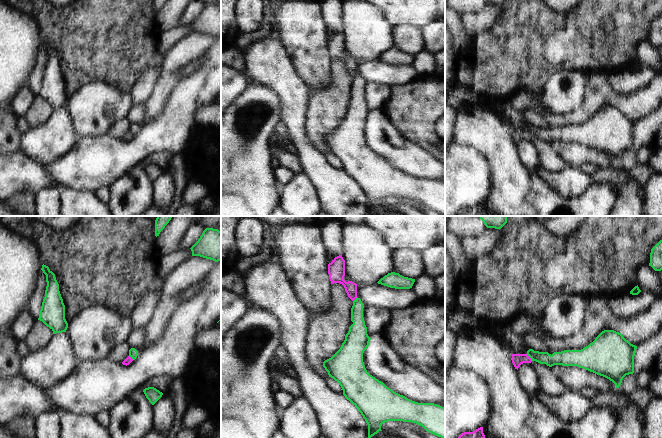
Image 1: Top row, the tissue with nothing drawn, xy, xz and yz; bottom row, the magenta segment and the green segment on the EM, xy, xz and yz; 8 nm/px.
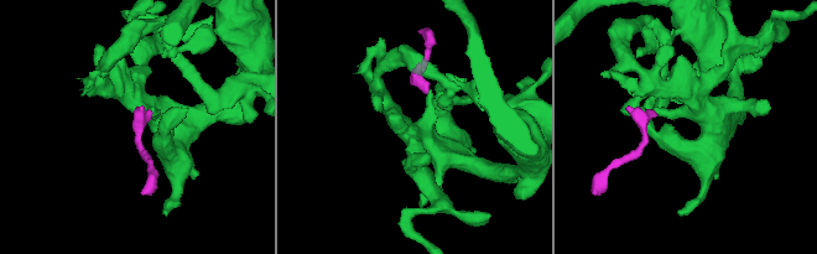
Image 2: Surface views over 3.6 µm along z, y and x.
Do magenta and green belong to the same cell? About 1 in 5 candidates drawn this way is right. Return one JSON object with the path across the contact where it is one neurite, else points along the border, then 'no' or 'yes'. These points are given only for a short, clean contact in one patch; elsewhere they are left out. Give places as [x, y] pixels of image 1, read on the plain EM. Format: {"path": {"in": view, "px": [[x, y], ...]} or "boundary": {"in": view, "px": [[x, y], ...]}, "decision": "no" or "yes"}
{"boundary": {"in": "yz", "px": [[526, 130], [532, 136]]}, "decision": "no"}

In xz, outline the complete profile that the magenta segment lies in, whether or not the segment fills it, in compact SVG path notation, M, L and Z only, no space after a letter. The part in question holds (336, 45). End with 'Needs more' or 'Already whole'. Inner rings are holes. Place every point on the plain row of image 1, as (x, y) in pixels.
M342 31L335 33L331 39L328 40L328 50L331 60L340 59L344 62L348 73L354 77L357 74L357 60L344 56L345 52L345 36Z. Already whole

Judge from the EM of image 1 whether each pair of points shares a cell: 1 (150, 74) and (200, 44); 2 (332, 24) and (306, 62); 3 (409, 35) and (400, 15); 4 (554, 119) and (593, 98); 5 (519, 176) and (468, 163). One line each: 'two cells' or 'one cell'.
1: two cells
2: two cells
3: two cells
4: one cell
5: two cells

